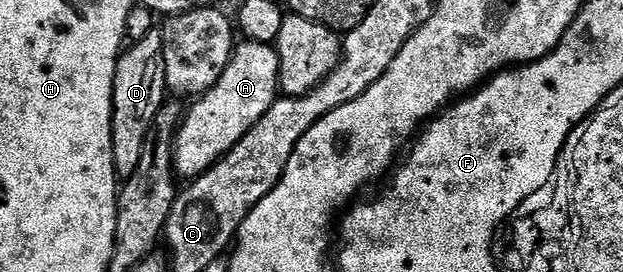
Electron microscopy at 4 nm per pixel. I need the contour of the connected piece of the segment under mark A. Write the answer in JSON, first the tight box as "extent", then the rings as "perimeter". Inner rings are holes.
{"extent":[172,40,280,178],"perimeter":[[[244,40],[237,43],[232,50],[232,57],[218,82],[209,92],[204,93],[195,101],[192,109],[187,109],[186,115],[181,119],[180,126],[176,130],[176,142],[172,146],[172,167],[175,175],[182,178],[195,178],[203,176],[216,161],[220,160],[228,151],[266,114],[266,110],[278,99],[280,86],[280,59],[275,47],[271,44]]]}

